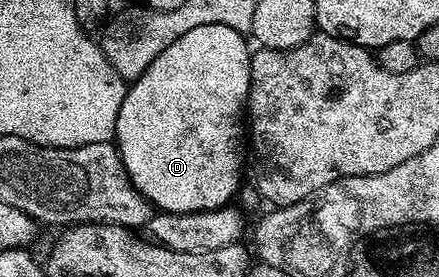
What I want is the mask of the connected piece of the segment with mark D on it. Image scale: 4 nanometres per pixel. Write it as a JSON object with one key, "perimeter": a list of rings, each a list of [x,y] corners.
{"perimeter":[[[207,25],[195,30],[189,30],[177,38],[171,45],[165,46],[153,58],[151,65],[133,80],[127,89],[127,96],[121,102],[121,110],[117,114],[115,140],[119,149],[119,157],[132,186],[140,192],[149,203],[160,212],[176,212],[189,214],[190,212],[208,212],[214,208],[228,207],[238,197],[243,180],[243,144],[245,148],[245,109],[249,104],[251,94],[251,58],[252,49],[247,49],[248,37],[242,32],[233,30],[233,26]]]}

